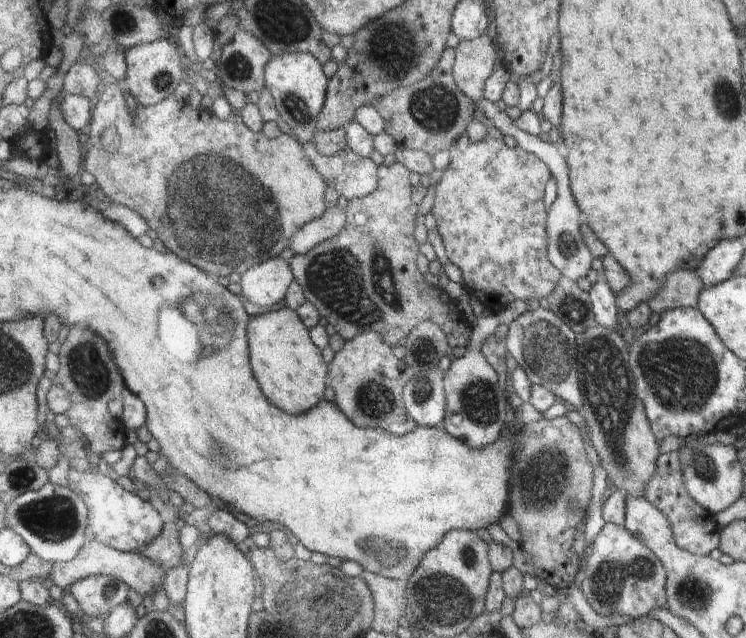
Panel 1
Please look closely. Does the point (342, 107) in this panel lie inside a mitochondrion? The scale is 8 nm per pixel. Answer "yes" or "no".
no

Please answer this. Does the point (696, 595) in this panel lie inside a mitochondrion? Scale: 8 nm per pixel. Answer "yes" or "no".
yes

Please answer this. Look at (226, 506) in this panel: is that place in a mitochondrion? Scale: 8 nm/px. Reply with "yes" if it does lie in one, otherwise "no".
no

